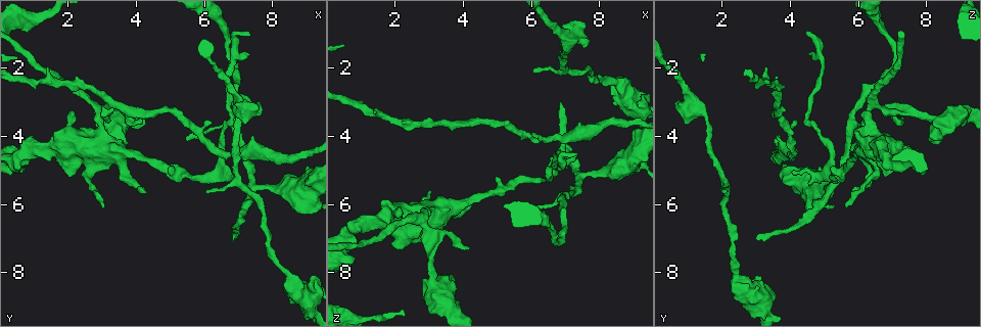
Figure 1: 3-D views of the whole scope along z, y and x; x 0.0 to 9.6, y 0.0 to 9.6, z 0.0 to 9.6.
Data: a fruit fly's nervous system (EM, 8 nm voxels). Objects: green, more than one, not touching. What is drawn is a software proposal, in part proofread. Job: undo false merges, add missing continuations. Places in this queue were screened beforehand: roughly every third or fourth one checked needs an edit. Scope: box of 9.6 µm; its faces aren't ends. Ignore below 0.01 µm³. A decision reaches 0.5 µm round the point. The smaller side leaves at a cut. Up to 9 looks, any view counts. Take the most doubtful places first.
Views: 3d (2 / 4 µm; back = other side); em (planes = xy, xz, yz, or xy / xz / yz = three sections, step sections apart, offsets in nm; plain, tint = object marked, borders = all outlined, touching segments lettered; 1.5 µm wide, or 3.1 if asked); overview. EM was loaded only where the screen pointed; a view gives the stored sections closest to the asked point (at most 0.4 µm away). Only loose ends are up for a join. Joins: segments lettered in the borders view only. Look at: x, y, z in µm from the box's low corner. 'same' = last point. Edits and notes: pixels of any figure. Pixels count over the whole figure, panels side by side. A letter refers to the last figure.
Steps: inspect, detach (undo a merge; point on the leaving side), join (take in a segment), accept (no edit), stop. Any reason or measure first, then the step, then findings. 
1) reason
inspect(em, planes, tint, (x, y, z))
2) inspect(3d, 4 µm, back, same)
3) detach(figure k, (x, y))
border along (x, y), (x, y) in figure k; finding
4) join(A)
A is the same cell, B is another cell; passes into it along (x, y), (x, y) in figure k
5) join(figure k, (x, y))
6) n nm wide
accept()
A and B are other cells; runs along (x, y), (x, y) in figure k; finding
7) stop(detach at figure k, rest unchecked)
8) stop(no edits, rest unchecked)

end of a long branch
inspect(em, planes, plain, (6.80, 6.95, 2.95))

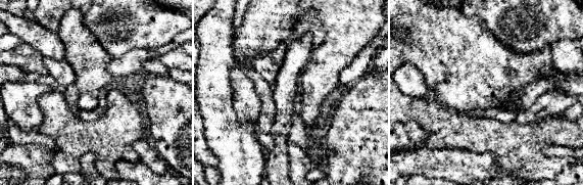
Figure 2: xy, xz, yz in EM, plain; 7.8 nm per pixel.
see the neighbours
inspect(em, planes, borders, same)

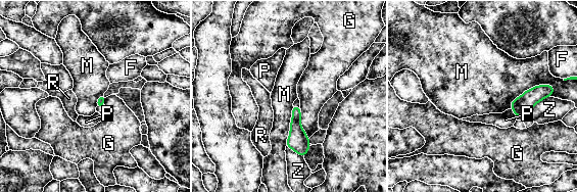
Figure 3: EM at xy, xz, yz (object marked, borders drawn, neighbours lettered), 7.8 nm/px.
join(P)
P is the same cell, F, G, M, R and Z are other cells; the neuron continues

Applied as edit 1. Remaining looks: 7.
inspect(overview)

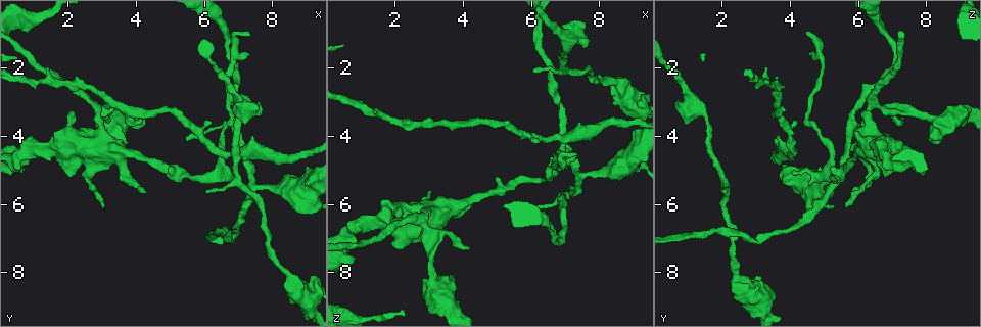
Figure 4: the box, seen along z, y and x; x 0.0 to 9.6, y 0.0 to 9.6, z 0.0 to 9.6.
an open end
inspect(em, planes, tint, (6.20, 3.55, 4.20))

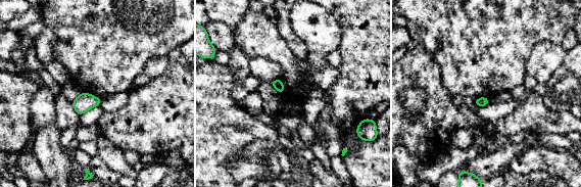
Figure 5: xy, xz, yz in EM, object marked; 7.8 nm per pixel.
see the neighbours
inspect(em, planes, borders, same)

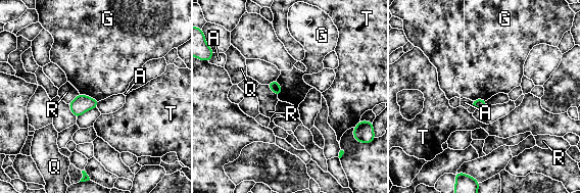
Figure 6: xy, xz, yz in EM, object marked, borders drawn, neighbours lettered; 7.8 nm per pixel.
accept()
A, G, Q, R and T are other cells; border along (80, 93), (95, 98), (98, 101) in figure 6; no lettered segment goes on from it

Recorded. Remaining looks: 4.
tapers out
inspect(3d, 2 µm, (4.15, 3.40, 7.20))

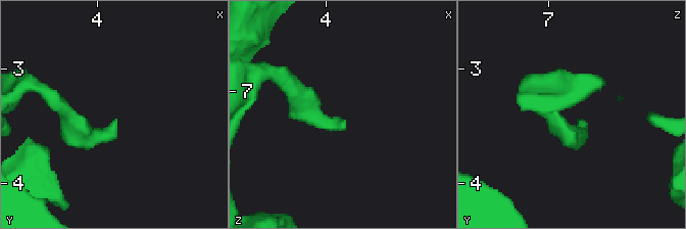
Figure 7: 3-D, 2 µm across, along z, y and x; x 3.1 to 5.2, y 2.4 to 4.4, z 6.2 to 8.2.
inspect(em, planes, borders, (4.16, 3.44, 7.26))

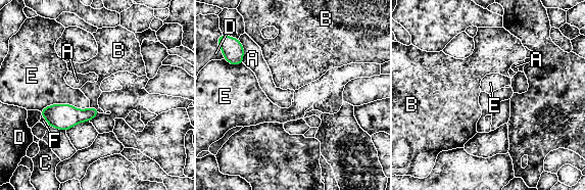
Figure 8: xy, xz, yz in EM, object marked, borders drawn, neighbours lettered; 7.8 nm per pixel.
90 nm wide
accept()
A, B, C, D, E and F are other cells; border along (90, 106), (95, 107), (98, 111) in figure 8; none of them fits

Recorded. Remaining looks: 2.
an open end
inspect(em, planes, borders, (7.60, 2.95, 1.40))

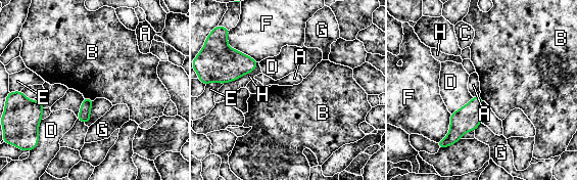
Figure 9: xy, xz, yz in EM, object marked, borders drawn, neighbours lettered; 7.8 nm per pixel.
accept()
A, B, C, D, E, F, G and H are other cells; no lettered segment goes on from it

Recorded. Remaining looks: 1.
stop(join at figure 3, rest unchecked)

